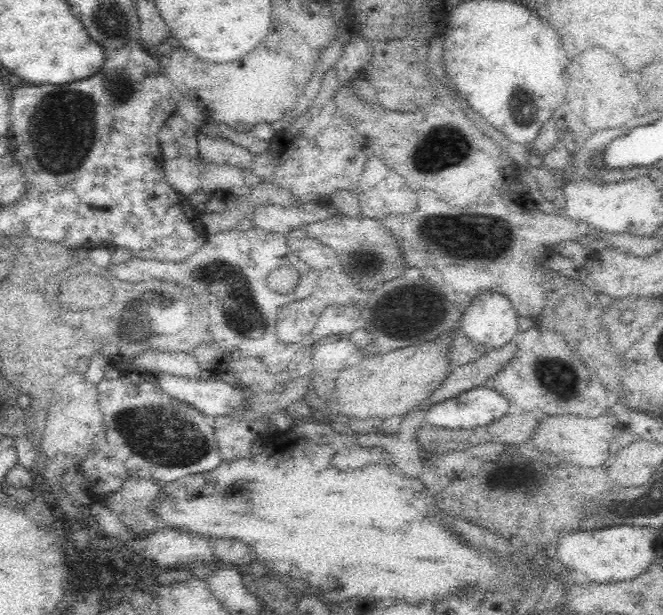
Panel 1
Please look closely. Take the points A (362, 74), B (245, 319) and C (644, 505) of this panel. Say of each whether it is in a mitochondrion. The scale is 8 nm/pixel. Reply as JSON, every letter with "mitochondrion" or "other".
{"A":"other","B":"mitochondrion","C":"mitochondrion"}

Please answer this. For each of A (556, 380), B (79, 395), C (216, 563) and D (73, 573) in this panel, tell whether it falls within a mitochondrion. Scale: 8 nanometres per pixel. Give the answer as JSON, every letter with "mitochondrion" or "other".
{"A":"mitochondrion","B":"other","C":"other","D":"mitochondrion"}

